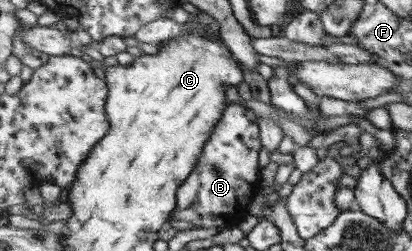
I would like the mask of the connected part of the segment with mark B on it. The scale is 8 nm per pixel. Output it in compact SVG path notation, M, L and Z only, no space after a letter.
M228 102L222 120L204 146L204 154L177 194L178 209L170 223L176 230L210 226L237 226L249 213L250 198L257 196L262 149L261 126L254 110L244 104Z

